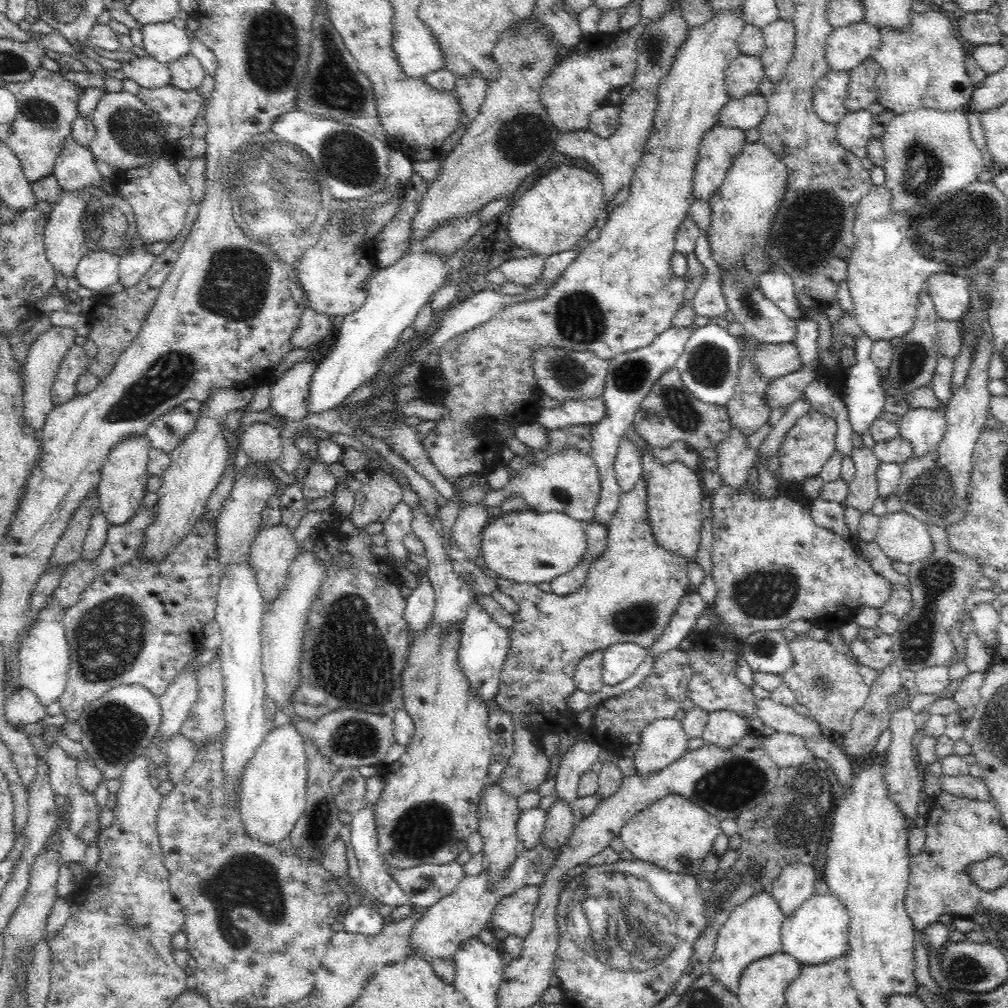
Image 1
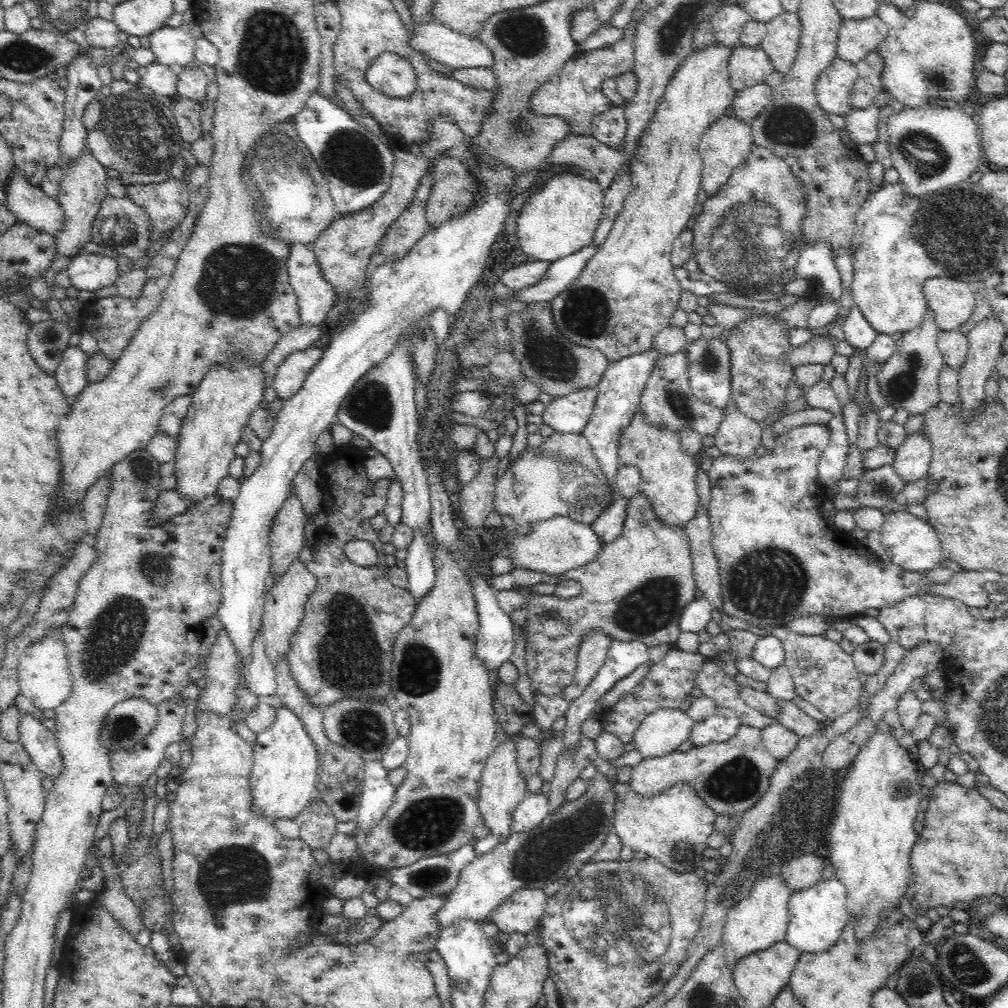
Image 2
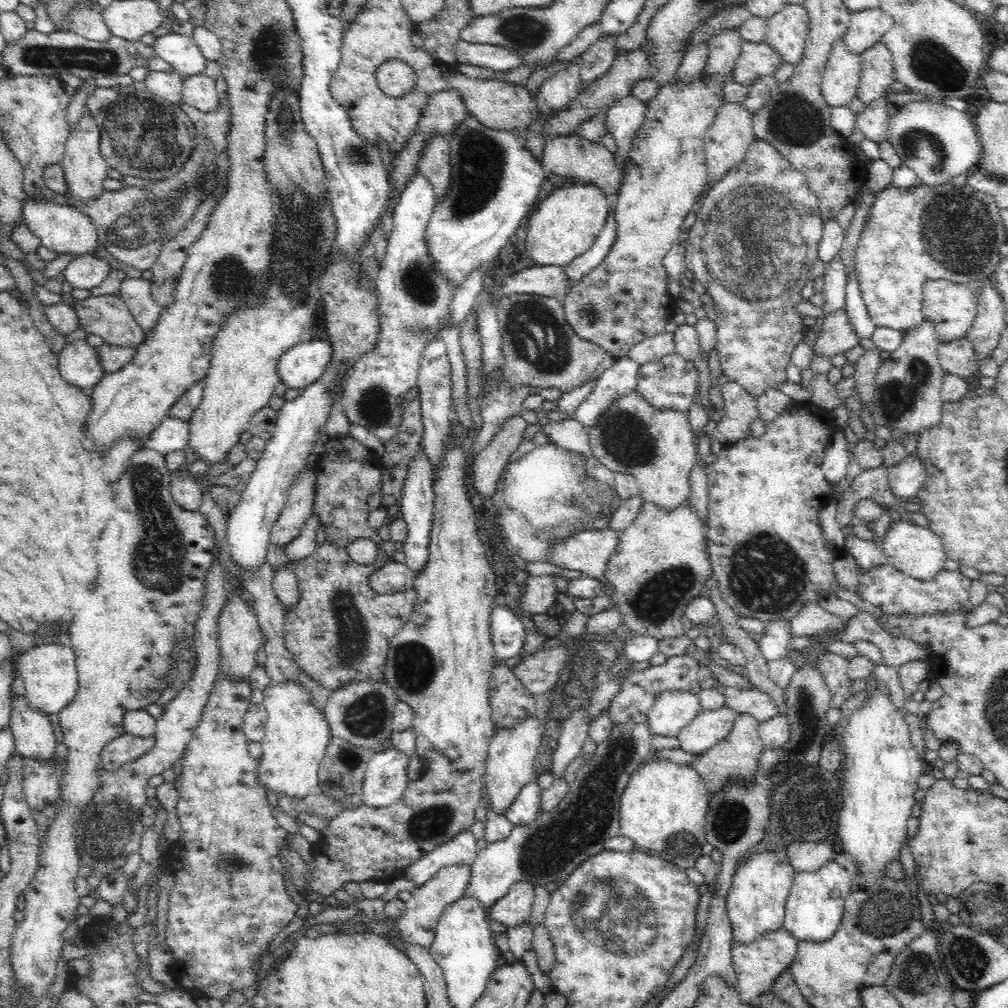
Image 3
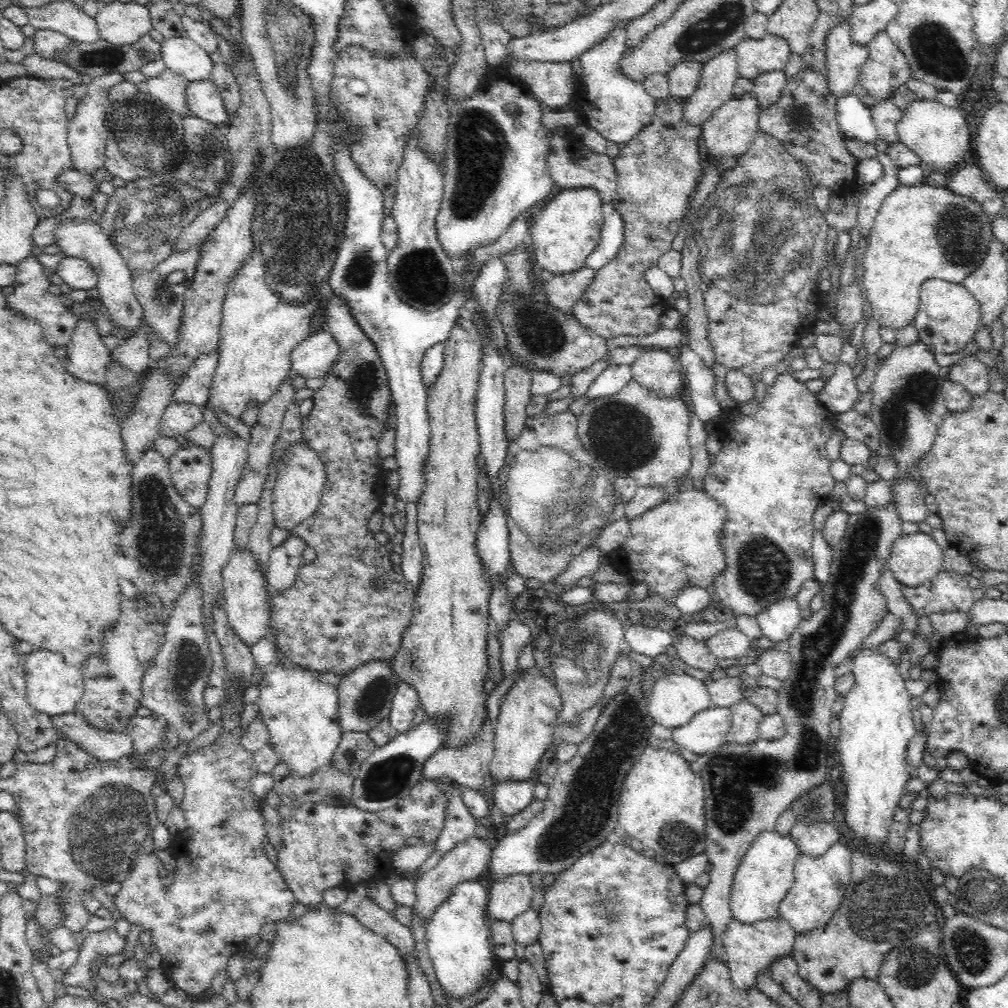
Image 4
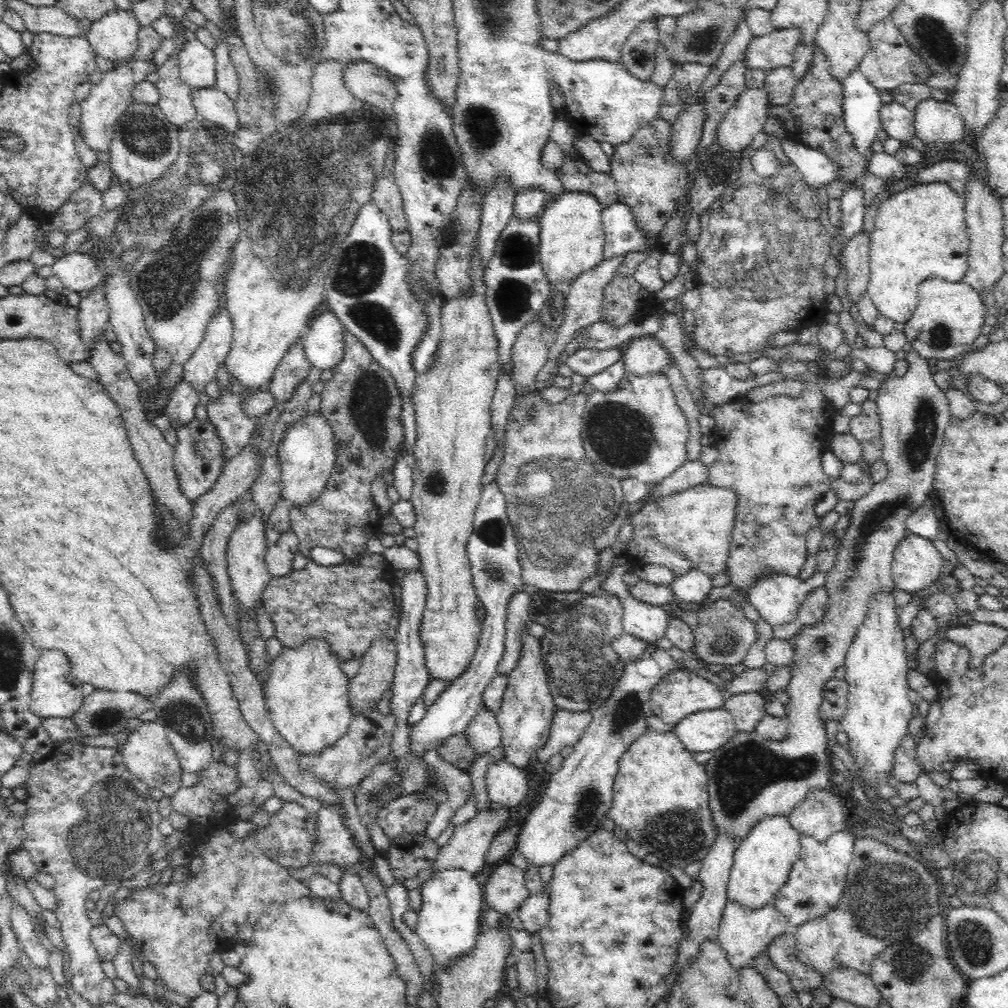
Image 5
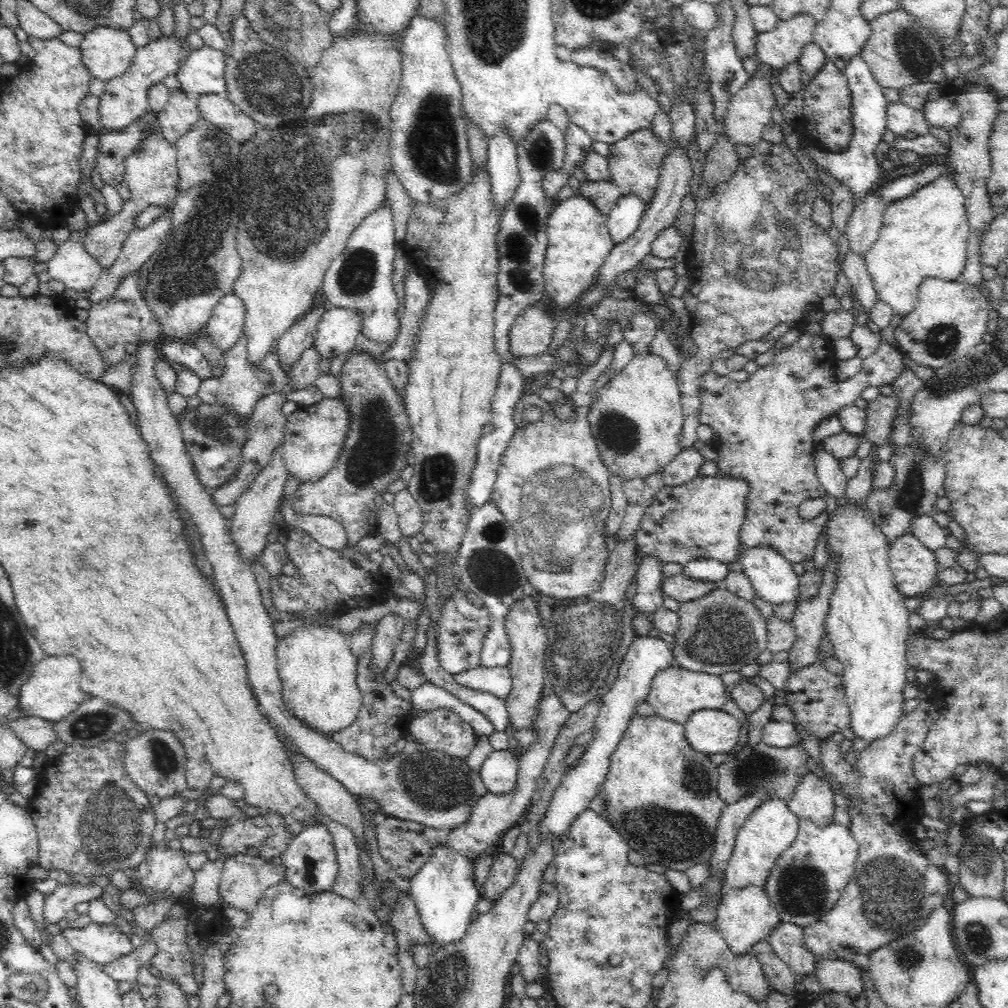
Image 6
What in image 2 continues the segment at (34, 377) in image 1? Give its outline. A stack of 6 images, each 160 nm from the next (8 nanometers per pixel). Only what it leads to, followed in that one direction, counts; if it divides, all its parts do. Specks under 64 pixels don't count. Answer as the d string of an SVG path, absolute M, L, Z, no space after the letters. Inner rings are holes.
M49 319L32 323L26 336L28 353L38 368L53 376L61 363L64 351L70 346L73 332L64 324Z

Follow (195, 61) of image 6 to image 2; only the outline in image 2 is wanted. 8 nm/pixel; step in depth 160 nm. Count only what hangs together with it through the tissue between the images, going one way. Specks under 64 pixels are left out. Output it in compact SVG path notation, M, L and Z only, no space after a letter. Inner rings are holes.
M166 25L148 36L149 49L154 53L156 63L178 70L194 62L195 38L180 27Z

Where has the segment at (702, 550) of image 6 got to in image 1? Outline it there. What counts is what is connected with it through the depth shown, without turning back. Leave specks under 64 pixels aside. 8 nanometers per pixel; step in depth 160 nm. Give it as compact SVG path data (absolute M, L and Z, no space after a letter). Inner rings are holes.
M640 474L632 490L623 492L619 497L618 508L607 526L606 548L591 564L584 586L576 592L571 592L570 595L558 596L553 592L541 591L534 584L518 584L516 581L491 576L476 567L472 561L461 560L458 557L452 560L454 573L468 584L470 592L484 596L495 589L500 590L518 605L517 612L512 613L514 624L511 629L504 628L510 637L510 650L506 652L499 689L494 698L496 709L510 714L514 726L512 756L503 774L495 780L512 798L518 799L528 792L538 793L540 784L547 781L550 760L541 751L536 735L550 732L552 724L548 720L562 718L564 724L568 724L566 720L577 720L578 712L574 712L568 706L567 700L577 690L574 675L580 660L587 654L603 651L622 642L632 642L645 649L650 647L650 644L659 638L664 628L668 626L680 599L690 591L686 575L688 559L660 547L651 533L647 515L647 487L643 474Z

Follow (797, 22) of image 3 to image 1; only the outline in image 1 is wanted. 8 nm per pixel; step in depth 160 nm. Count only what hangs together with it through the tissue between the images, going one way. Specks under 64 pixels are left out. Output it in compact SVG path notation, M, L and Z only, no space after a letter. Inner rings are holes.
M776 19L761 28L764 47L759 55L764 74L775 86L782 80L782 75L793 56L795 48L795 30L791 21Z

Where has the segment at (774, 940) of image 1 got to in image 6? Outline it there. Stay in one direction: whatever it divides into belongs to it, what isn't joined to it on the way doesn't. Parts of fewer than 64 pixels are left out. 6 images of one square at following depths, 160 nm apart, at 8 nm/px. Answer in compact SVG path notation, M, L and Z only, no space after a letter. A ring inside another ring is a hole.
M779 798L764 801L755 812L750 813L737 834L726 871L724 881L726 887L736 889L746 885L756 885L765 890L770 872L777 860L780 860L779 856L796 840L799 821L798 817L788 809L787 802Z

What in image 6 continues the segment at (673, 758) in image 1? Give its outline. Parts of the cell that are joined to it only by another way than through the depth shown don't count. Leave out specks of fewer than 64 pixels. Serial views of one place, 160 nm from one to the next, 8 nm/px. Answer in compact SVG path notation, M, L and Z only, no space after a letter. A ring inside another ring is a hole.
M680 666L668 667L653 676L653 683L646 701L652 704L656 713L660 713L664 719L684 725L694 711L720 710L722 704L726 702L726 690L722 685L720 675L694 672Z

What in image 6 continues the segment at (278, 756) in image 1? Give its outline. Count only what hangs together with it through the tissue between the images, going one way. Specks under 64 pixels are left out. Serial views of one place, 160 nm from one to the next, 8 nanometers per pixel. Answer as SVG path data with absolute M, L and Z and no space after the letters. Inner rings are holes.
M307 622L278 640L276 656L282 700L292 716L329 737L354 724L362 704L356 684L357 664L338 628Z

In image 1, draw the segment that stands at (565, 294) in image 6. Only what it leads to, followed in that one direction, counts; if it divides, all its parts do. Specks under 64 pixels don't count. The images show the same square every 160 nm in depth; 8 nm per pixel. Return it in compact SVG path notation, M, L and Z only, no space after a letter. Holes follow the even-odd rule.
M561 163L509 206L508 240L518 248L550 257L572 249L580 238L595 226L603 204L602 181L584 168Z

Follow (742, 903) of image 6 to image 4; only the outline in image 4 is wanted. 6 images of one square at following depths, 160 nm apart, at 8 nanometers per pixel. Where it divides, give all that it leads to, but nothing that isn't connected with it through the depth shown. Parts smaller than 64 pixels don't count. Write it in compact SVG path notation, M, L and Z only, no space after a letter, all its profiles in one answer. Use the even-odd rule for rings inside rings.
M782 917L764 919L752 924L730 919L721 934L721 939L727 952L726 965L729 968L731 981L744 992L754 988L758 976L768 973L770 965L773 965L775 960L791 954L796 935L797 932Z

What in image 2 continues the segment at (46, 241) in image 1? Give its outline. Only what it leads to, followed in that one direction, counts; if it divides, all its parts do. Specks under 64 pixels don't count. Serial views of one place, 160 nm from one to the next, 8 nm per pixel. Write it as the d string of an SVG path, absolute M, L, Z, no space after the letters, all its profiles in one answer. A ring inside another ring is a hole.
M88 150L64 168L60 188L55 198L64 211L62 228L53 235L58 255L72 260L82 253L84 246L91 241L92 222L102 201L109 195L106 191L108 176L104 167L92 157Z

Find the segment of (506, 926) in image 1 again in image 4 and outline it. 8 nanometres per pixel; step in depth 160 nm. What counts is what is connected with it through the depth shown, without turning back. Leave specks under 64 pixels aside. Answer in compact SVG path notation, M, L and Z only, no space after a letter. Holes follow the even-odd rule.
M515 874L494 881L488 894L487 918L511 923L530 908L534 889L529 876Z

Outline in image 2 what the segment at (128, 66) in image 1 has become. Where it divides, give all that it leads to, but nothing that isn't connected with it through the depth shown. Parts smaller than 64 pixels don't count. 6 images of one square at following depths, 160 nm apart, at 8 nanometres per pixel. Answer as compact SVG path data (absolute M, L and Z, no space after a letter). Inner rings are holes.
M152 61L150 64L137 68L139 83L147 86L156 94L162 96L175 96L177 94L177 69L158 64Z

